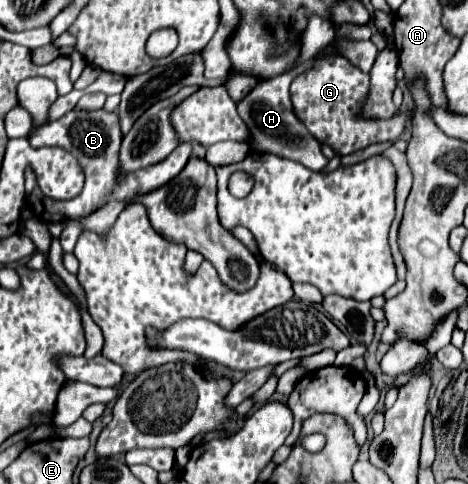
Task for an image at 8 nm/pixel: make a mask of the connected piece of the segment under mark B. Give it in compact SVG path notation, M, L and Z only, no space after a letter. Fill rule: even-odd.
M71 110L63 118L49 122L43 128L37 128L29 136L29 144L31 146L63 146L65 150L69 150L79 160L79 164L85 170L85 188L77 198L65 200L65 202L43 198L43 210L45 212L41 212L39 218L43 218L45 222L63 222L65 218L87 216L87 214L105 206L111 200L131 200L133 196L137 196L137 192L141 192L141 194L151 192L155 188L167 184L171 178L175 178L183 170L187 160L191 158L191 144L181 144L181 146L175 148L175 152L171 152L159 164L147 166L141 172L133 172L133 174L129 174L127 180L117 184L119 146L121 146L119 118L117 118L117 114L111 114L111 112L105 112L105 110L97 110L97 112Z

